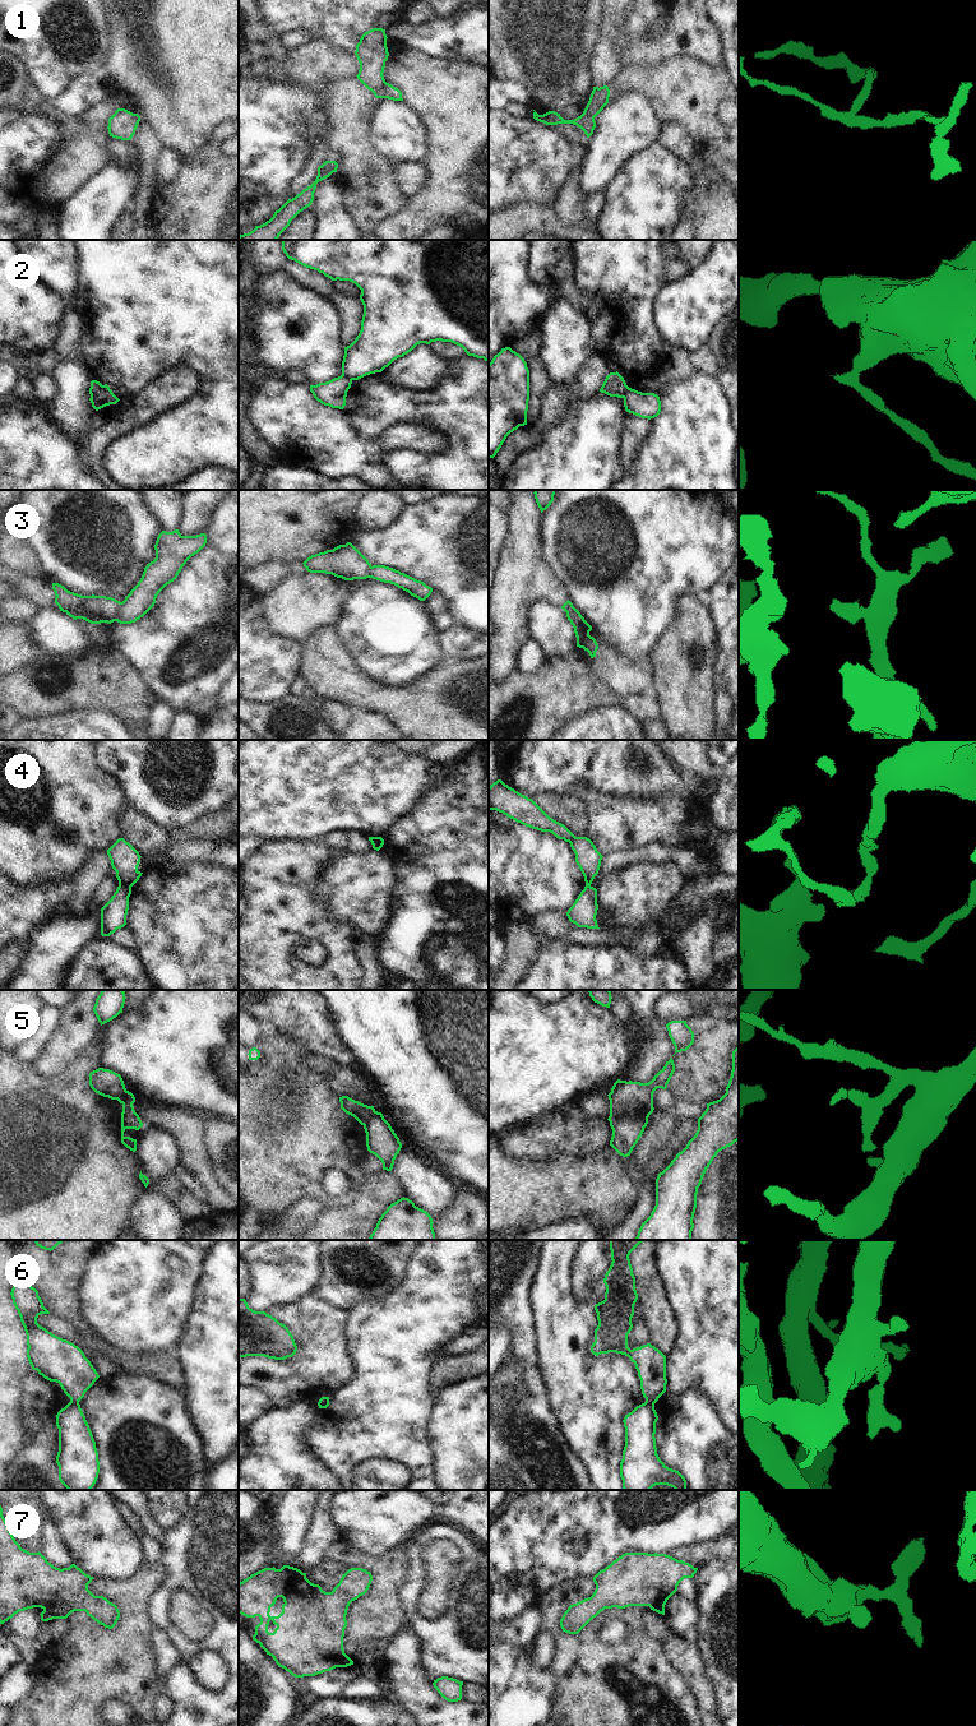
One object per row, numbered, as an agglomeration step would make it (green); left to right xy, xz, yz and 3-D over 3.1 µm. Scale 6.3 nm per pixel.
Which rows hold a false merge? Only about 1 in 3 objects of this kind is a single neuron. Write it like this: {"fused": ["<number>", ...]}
{"fused": ["1", "2", "3", "4", "5", "6"]}

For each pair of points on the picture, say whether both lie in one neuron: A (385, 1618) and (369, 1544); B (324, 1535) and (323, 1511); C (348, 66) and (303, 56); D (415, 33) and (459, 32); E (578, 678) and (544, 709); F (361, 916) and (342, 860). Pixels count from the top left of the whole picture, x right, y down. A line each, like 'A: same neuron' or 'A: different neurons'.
A: different neurons
B: same neuron
C: same neuron
D: same neuron
E: same neuron
F: same neuron

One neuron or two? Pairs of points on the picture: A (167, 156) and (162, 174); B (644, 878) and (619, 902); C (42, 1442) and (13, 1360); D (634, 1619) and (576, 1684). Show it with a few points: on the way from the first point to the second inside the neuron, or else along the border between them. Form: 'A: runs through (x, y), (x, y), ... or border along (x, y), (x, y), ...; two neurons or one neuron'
A: runs through (167, 160), (165, 170); one neuron
B: runs through (638, 884), (625, 896); one neuron
C: border along (33, 1437), (13, 1458); two neurons
D: runs through (637, 1639), (616, 1661), (607, 1662), (596, 1674); one neuron

